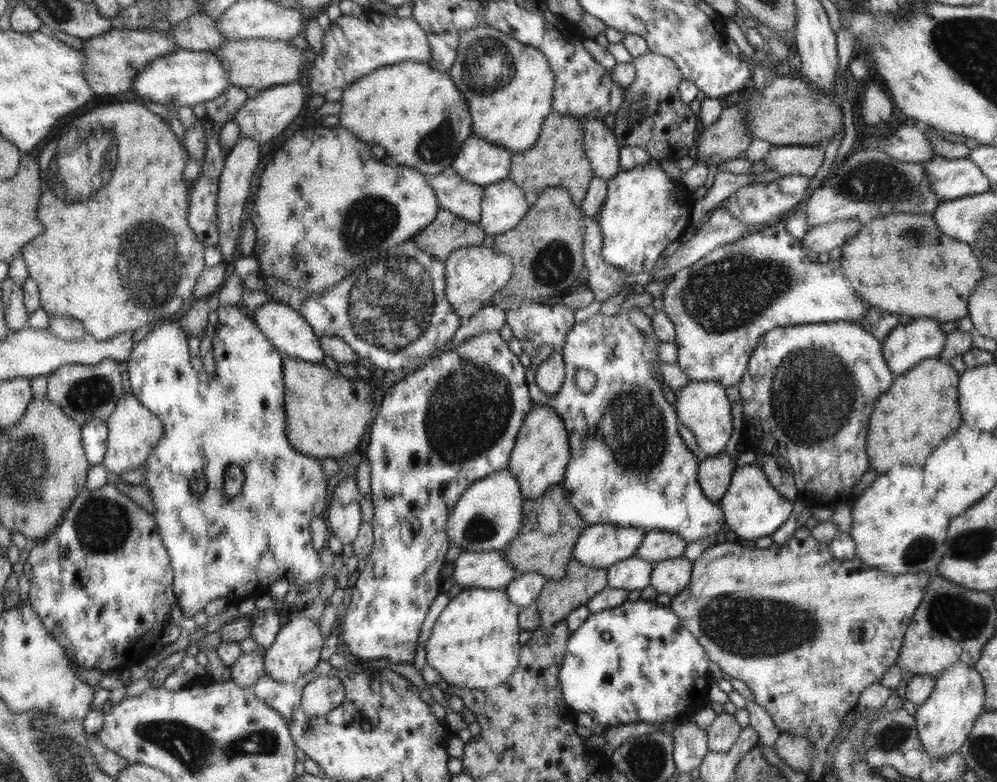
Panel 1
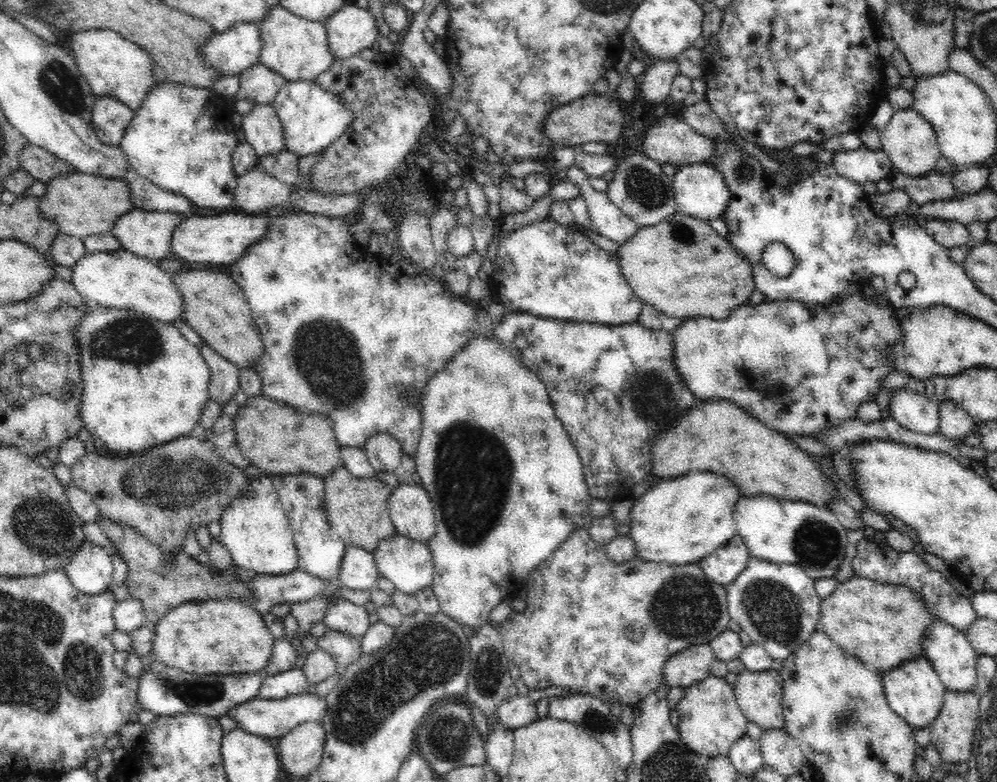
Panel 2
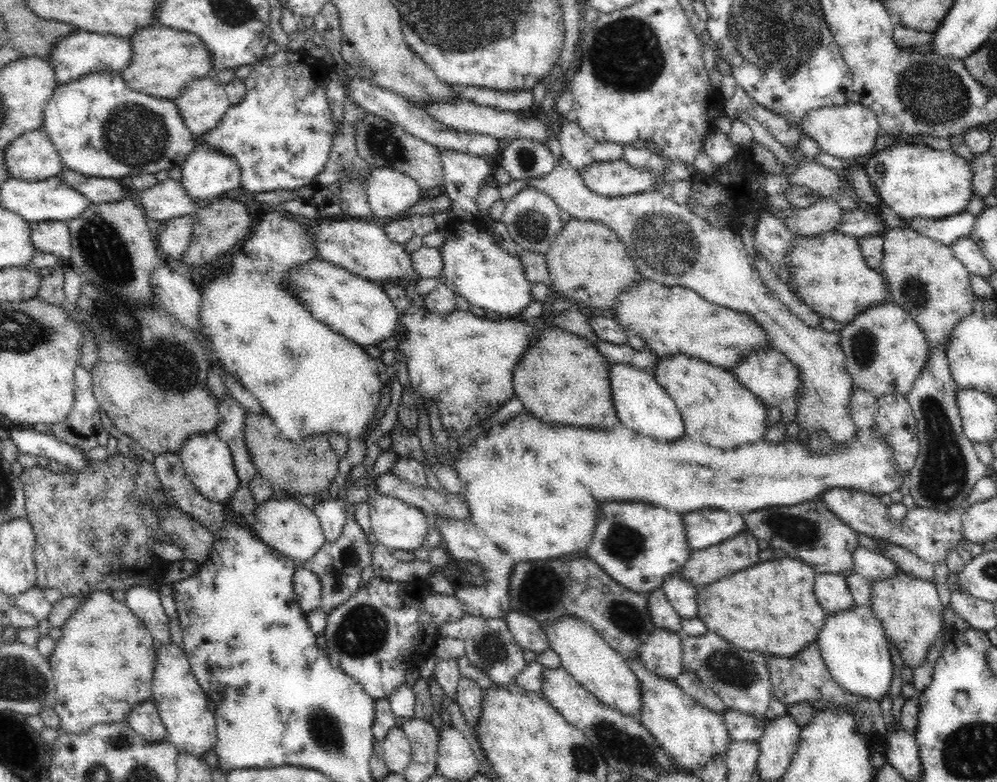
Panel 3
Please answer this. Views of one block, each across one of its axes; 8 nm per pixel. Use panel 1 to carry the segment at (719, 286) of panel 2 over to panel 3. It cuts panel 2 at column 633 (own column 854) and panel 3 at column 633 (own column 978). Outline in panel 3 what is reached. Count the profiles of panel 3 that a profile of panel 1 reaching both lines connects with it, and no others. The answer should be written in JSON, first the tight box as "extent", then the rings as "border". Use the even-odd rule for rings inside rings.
{"extent":[545,217,644,309],"border":[[[570,217],[549,246],[545,261],[555,290],[565,298],[594,308],[611,309],[622,289],[644,280],[639,278],[636,260],[627,246],[600,221]]]}

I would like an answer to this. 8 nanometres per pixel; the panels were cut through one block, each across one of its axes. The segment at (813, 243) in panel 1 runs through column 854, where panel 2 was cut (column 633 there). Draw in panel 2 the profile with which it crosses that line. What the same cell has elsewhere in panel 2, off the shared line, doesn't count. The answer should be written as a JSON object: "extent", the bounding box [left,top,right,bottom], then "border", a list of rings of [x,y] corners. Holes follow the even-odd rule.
{"extent":[580,182,639,245],"border":[[[586,182],[580,194],[586,202],[589,221],[595,232],[620,245],[629,241],[637,233],[639,226],[632,218],[626,216],[604,191],[595,190],[590,183]]]}

